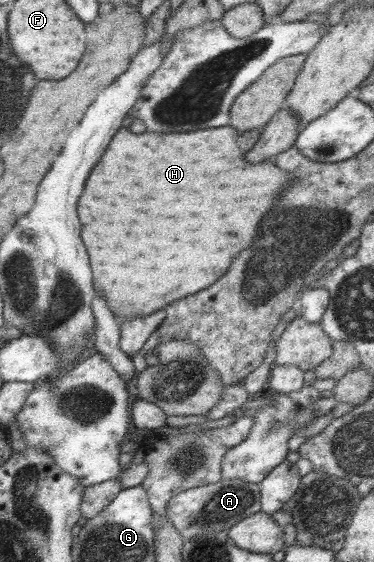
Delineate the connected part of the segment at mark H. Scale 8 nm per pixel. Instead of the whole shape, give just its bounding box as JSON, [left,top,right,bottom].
[77,126,290,319]

